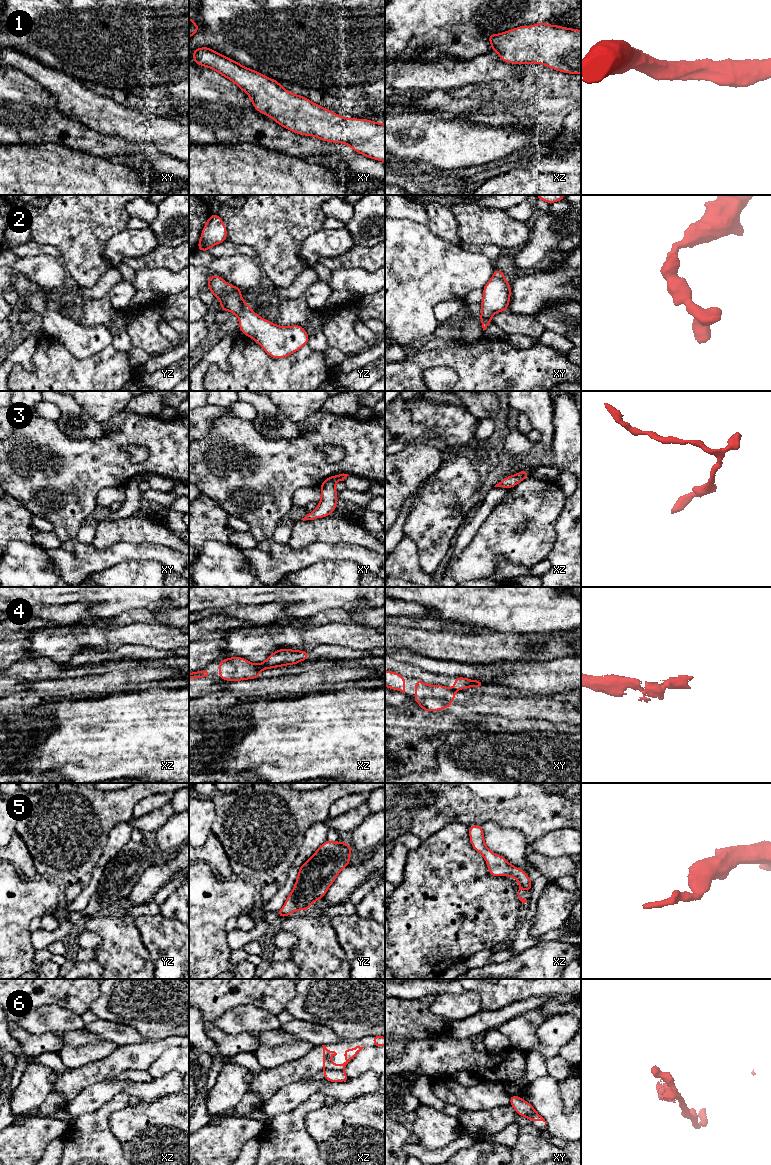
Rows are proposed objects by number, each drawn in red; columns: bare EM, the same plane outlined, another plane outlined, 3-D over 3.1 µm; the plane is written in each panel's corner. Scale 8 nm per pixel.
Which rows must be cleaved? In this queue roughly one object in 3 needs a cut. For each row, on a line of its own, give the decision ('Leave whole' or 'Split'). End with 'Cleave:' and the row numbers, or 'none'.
1: Leave whole
2: Leave whole
3: Leave whole
4: Split
5: Leave whole
6: Split
Cleave: 4, 6

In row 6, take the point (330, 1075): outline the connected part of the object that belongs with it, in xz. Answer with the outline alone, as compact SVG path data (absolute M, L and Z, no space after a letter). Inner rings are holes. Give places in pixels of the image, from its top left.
M323 1069L325 1080L330 1082L347 1082L350 1078L343 1071Z

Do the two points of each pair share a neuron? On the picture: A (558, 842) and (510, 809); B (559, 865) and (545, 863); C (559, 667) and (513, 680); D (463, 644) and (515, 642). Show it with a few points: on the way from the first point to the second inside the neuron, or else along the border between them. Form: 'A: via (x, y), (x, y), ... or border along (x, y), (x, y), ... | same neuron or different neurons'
A: border along (570, 828), (561, 828), (548, 832), (528, 846) | different neurons
B: via (556, 865), (548, 865) | same neuron
C: via (548, 676), (524, 677) | same neuron
D: via (476, 644), (502, 644) | same neuron

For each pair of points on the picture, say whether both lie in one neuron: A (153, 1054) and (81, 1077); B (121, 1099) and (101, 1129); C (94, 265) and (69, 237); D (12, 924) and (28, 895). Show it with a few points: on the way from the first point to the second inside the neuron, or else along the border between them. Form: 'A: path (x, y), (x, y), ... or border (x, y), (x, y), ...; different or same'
A: path (135, 1054), (130, 1053), (111, 1066), (99, 1071); same
B: path (113, 1105), (101, 1117), (101, 1121); same
C: path (87, 258), (76, 244); same
D: path (12, 917), (12, 911), (21, 902); same

